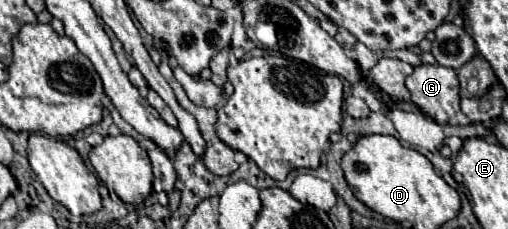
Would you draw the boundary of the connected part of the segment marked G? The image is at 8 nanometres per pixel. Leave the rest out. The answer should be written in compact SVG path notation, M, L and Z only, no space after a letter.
M421 64L407 76L405 86L411 92L411 102L441 126L459 112L459 80L453 68Z

